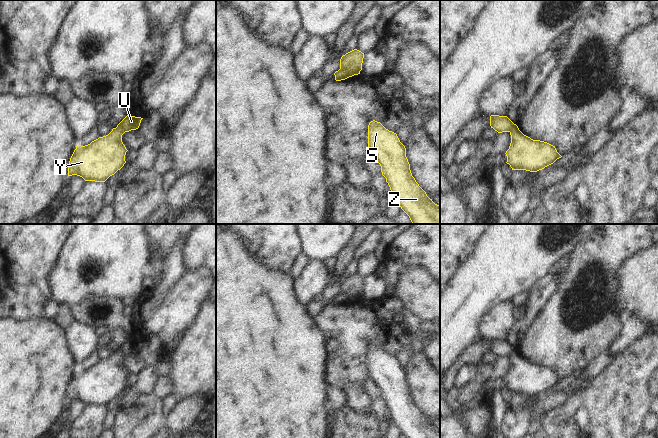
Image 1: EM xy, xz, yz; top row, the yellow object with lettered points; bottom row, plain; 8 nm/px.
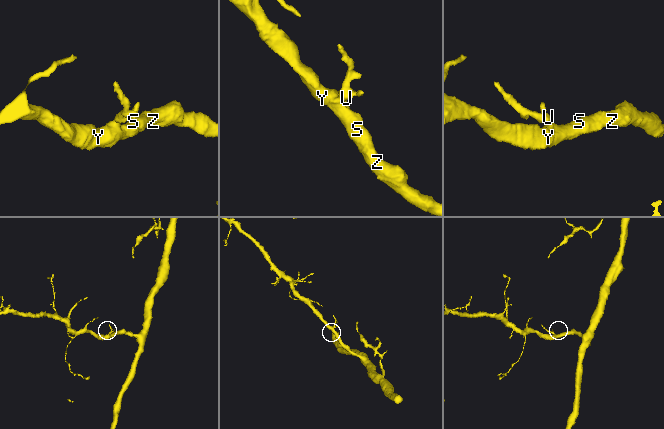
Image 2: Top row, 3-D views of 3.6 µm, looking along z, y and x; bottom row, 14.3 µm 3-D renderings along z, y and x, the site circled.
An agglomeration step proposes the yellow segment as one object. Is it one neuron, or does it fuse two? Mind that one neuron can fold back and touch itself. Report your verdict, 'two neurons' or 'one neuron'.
two neurons

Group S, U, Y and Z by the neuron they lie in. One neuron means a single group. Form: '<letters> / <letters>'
S Y Z / U

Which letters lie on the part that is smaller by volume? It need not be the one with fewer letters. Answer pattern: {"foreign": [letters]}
{"foreign": ["U"]}

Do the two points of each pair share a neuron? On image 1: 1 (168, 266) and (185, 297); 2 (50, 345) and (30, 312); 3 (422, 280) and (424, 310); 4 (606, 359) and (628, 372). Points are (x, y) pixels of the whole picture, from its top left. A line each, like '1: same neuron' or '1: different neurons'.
1: different neurons
2: different neurons
3: same neuron
4: different neurons

